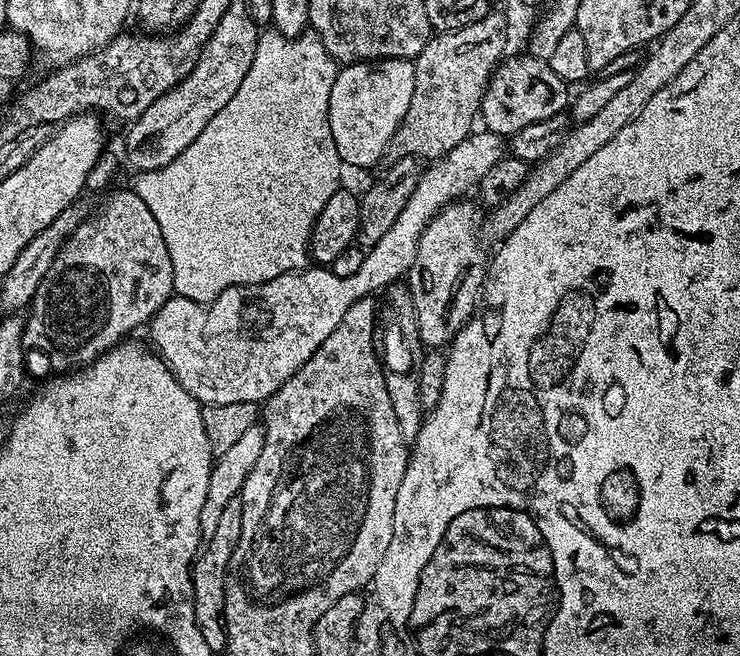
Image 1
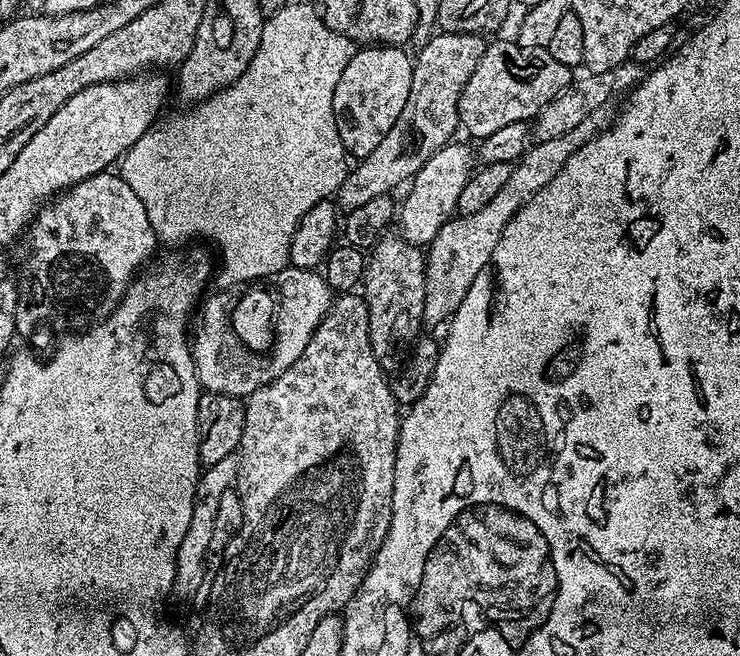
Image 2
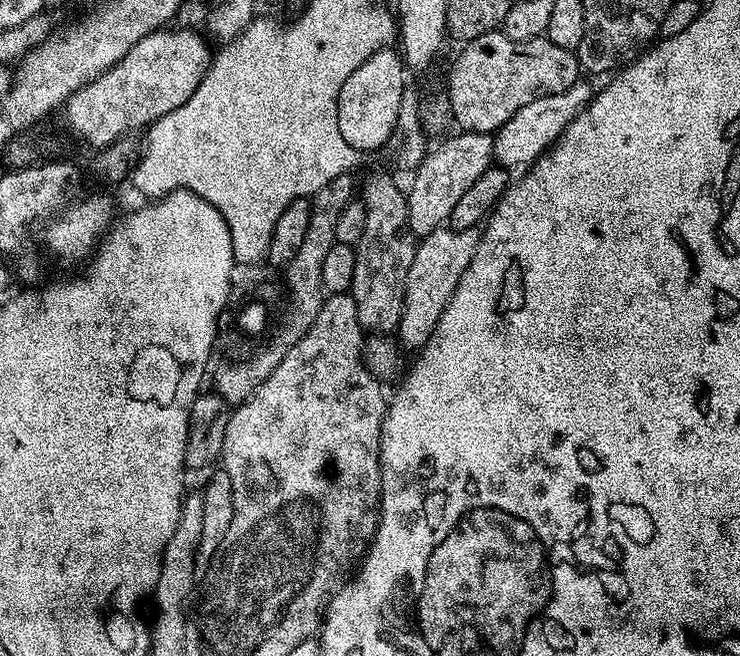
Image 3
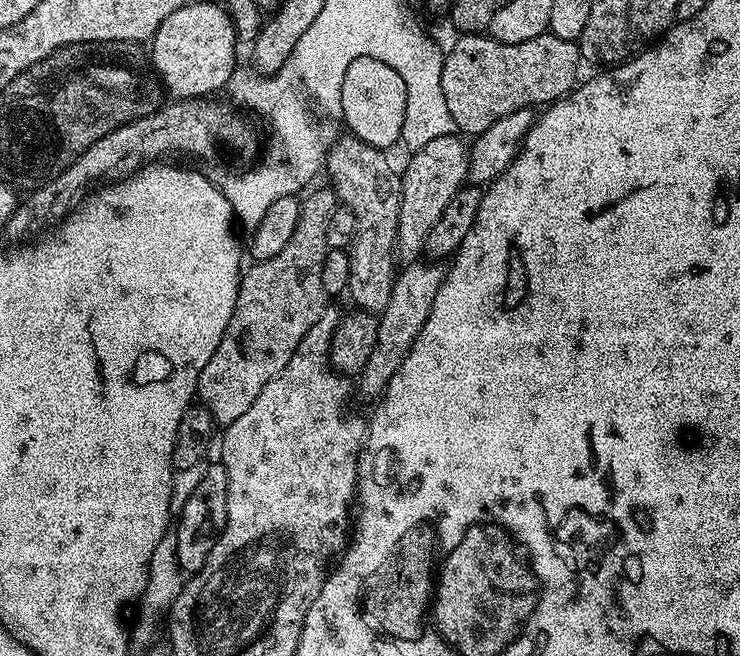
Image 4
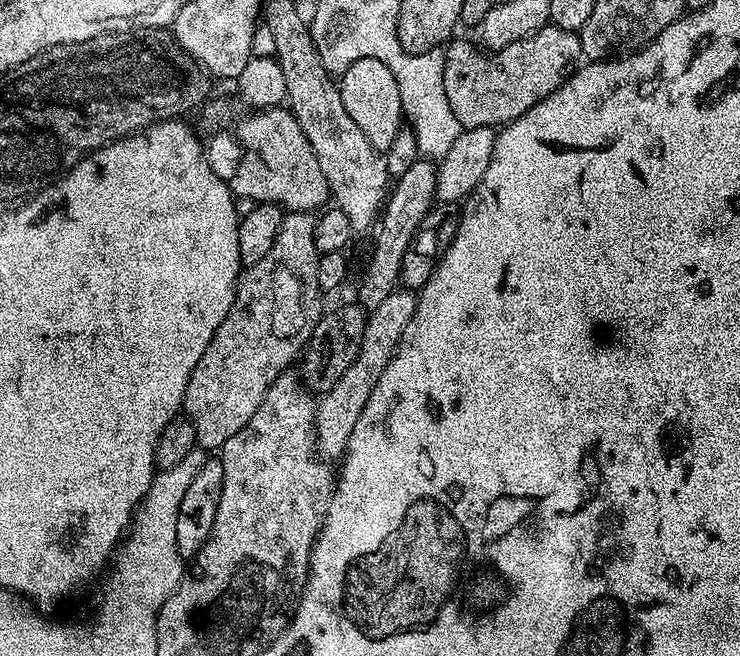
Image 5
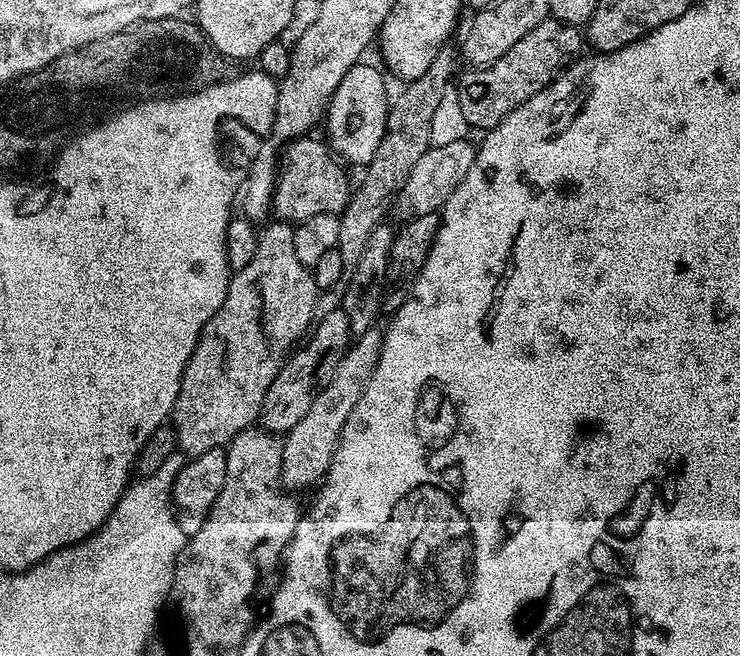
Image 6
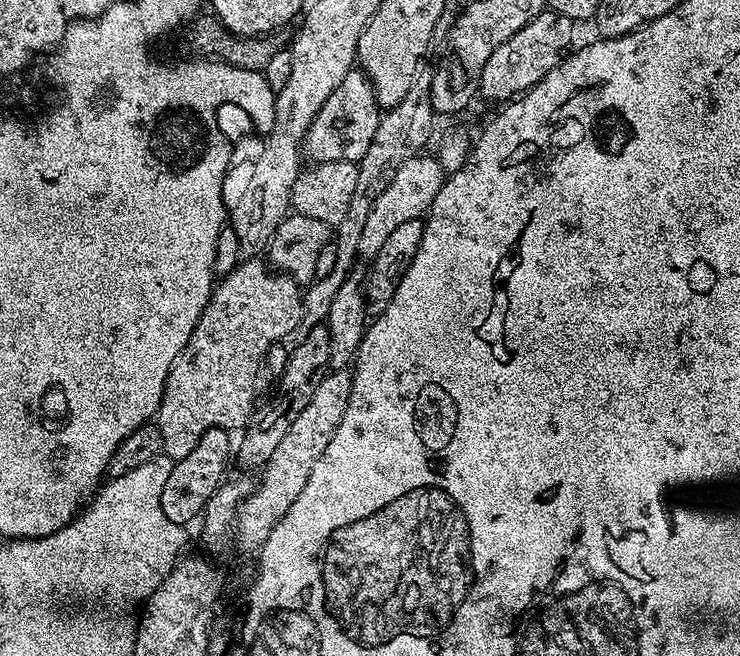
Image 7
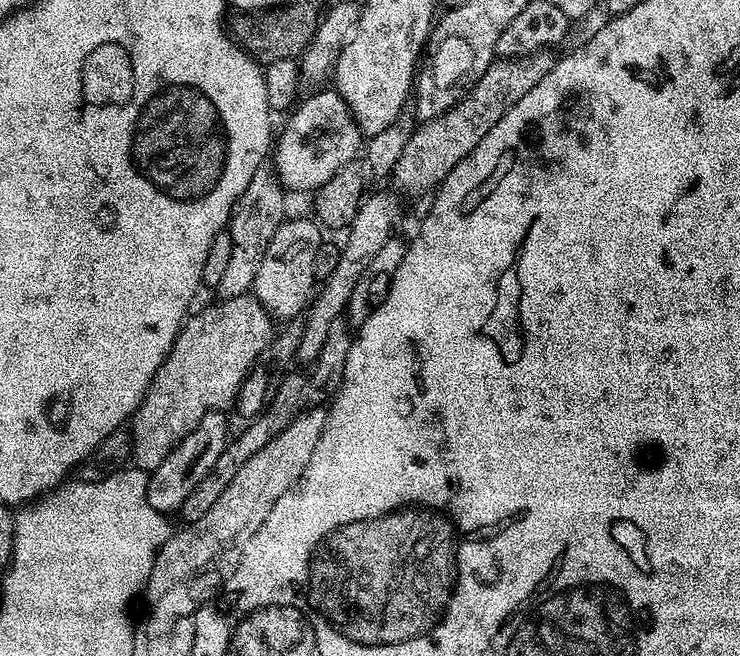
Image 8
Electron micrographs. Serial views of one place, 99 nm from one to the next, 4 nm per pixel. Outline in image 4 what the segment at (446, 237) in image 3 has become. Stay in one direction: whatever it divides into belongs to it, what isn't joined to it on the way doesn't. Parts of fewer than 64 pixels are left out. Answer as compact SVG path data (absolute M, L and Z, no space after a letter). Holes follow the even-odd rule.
M409 263L404 266L404 269L401 267L395 273L393 292L390 294L384 310L379 313L378 342L374 346L374 354L370 354L370 358L366 360L366 366L358 374L358 381L360 380L360 388L358 384L359 395L361 392L369 402L384 395L384 387L390 382L390 378L394 378L398 366L402 366L406 354L414 346L414 342L430 314L434 294L438 294L444 281L445 269L436 265L439 263L420 263Z

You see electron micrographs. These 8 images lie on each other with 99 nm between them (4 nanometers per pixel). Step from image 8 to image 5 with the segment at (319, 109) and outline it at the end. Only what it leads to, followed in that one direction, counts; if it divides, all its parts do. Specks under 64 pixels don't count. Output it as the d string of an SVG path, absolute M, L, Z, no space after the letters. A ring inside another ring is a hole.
M378 56L358 58L358 62L351 64L339 77L338 87L346 112L358 124L358 129L362 130L377 151L387 153L390 142L394 142L400 132L402 117L406 112L406 100L400 91L400 81L394 78L391 67Z

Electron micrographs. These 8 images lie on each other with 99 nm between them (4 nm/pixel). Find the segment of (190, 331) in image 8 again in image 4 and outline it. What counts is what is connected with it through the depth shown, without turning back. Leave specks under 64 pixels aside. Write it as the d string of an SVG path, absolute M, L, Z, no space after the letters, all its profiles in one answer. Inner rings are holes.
M313 187L300 201L298 226L294 228L294 238L286 242L286 247L277 256L253 263L251 265L253 268L249 272L247 269L241 275L230 326L226 326L226 334L222 342L218 342L218 350L214 350L210 362L206 362L198 378L196 390L199 403L210 410L217 425L227 426L230 422L242 418L242 414L246 414L246 410L254 406L254 398L262 394L266 382L282 374L286 362L290 362L294 350L298 350L298 342L306 338L306 330L310 330L310 326L314 326L314 322L322 318L326 307L326 297L322 290L322 262L329 249L326 242L326 226L330 222L330 214L338 206L338 199L331 187L315 188Z

